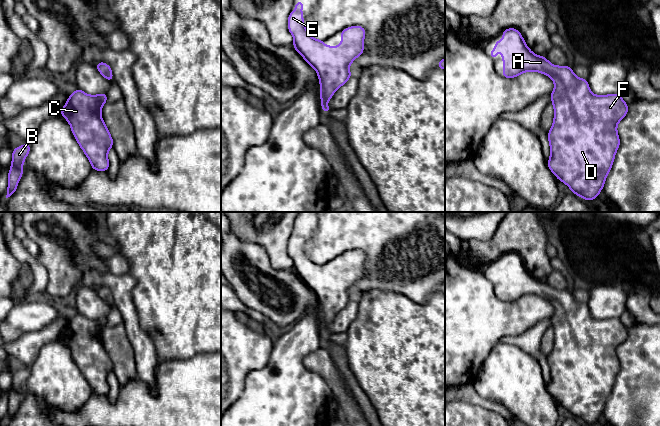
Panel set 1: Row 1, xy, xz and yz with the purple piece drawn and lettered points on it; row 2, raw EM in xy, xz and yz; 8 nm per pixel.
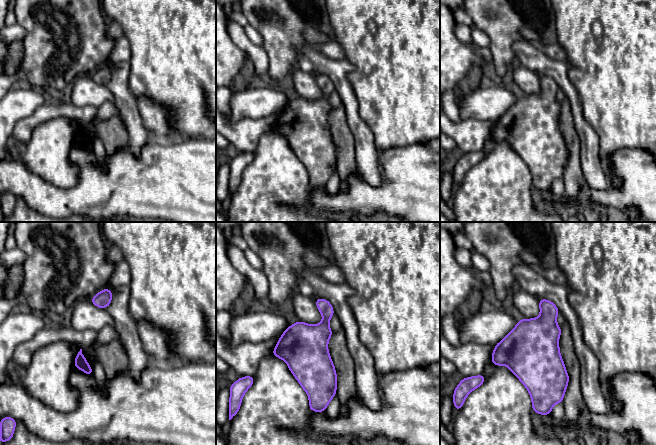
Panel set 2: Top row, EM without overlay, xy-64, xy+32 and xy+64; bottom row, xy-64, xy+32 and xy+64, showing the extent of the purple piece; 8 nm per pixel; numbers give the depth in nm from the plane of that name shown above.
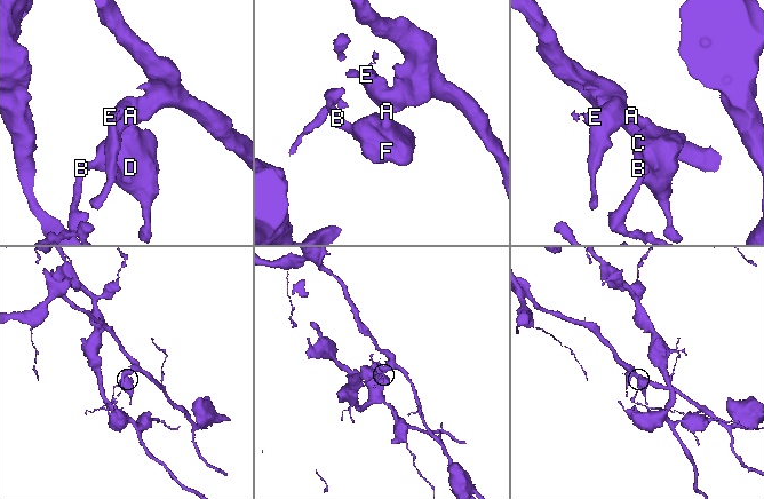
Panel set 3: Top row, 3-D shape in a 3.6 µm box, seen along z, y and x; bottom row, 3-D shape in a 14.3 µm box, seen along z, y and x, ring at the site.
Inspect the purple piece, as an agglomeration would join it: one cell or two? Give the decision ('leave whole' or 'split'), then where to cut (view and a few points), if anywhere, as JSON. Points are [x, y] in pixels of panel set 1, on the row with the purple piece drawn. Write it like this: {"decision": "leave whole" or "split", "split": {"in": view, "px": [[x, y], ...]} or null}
{"decision": "leave whole", "split": null}

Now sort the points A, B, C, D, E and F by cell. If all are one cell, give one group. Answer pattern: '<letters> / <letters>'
A B C D E F

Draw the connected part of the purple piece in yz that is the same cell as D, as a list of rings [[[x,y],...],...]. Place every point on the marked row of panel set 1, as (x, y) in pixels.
[[[509,28],[502,32],[503,39],[495,41],[495,47],[489,55],[497,59],[496,51],[501,51],[504,78],[514,78],[524,72],[536,71],[548,75],[554,82],[555,87],[551,92],[554,121],[547,134],[550,143],[550,159],[547,166],[573,194],[586,201],[594,200],[603,189],[612,168],[620,145],[617,124],[627,115],[628,105],[620,94],[592,94],[587,80],[577,77],[568,65],[556,66],[546,57],[534,54],[517,29]]]

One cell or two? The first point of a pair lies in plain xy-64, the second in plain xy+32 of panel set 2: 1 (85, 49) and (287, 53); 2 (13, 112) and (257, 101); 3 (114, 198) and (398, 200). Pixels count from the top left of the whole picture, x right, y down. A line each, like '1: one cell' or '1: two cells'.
1: one cell
2: one cell
3: one cell

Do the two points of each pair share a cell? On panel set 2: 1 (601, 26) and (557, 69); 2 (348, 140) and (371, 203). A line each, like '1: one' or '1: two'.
1: two
2: two

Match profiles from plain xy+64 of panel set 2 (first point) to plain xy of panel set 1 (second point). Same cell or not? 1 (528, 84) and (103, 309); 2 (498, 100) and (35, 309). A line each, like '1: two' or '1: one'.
1: one
2: one

